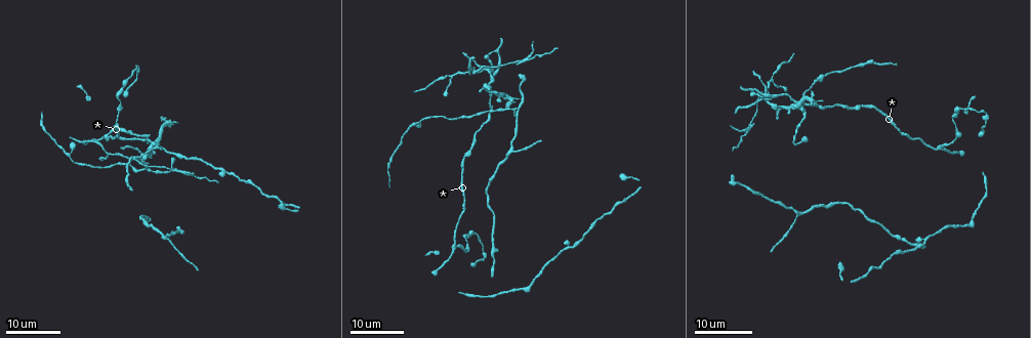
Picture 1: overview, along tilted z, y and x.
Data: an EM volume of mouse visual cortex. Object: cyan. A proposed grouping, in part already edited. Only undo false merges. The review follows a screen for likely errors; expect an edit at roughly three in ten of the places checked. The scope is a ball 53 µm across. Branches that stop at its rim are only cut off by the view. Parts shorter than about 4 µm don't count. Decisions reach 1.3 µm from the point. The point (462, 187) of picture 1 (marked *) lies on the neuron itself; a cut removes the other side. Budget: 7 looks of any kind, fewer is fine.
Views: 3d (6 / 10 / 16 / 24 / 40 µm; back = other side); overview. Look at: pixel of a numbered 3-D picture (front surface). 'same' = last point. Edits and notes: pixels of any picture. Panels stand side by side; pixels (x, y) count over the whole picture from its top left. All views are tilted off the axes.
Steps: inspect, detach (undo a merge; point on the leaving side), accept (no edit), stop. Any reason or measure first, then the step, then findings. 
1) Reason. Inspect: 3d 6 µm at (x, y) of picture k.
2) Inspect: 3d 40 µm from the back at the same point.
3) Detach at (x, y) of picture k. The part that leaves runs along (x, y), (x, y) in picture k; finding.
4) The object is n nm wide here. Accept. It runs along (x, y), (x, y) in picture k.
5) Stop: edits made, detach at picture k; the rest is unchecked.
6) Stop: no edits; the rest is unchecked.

Sudden change in width. Inspect: 3d 24 µm at (130, 132) of picture 1.

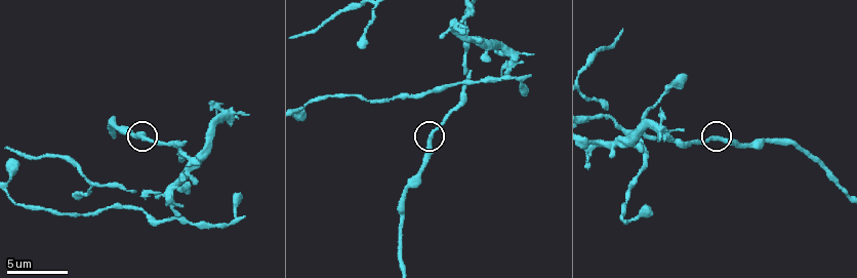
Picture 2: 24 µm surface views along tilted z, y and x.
Zoom in. Inspect: 3d 6 µm at (143, 139) of picture 2.

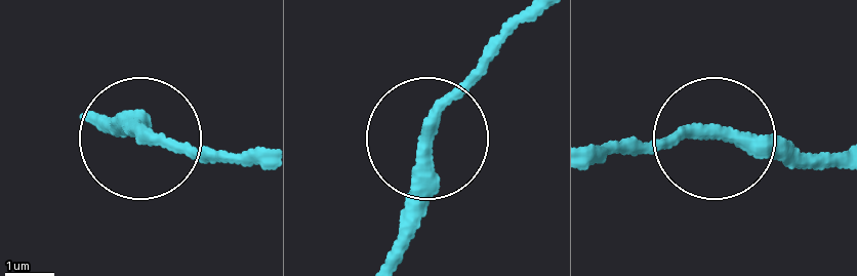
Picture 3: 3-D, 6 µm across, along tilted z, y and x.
Accept. It runs along (97, 123), (249, 162) in picture 3; all the same neuron.

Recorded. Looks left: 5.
Branch point. Inspect: 3d 6 µm at (197, 163) of picture 2.

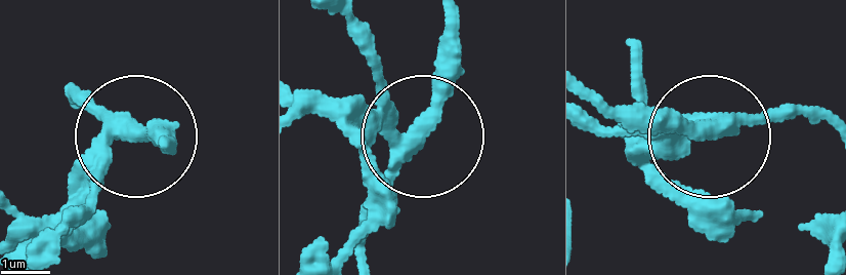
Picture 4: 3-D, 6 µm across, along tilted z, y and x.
3 arms meet here. Detach at (93, 185) of picture 4. Two neurons meet here.

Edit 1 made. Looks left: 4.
Two arms at a narrow angle. Inspect: 3d 10 µm at (177, 146) of picture 2.

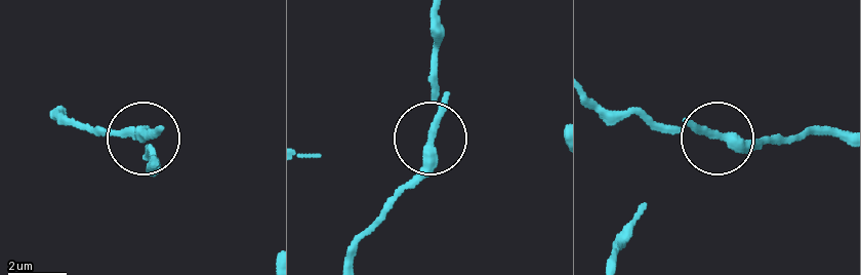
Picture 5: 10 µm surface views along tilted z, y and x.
3 arms meet here. Accept. All the same neuron.

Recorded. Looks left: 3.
Stop: edits made, detach at picture 4; the rest is unchecked.

